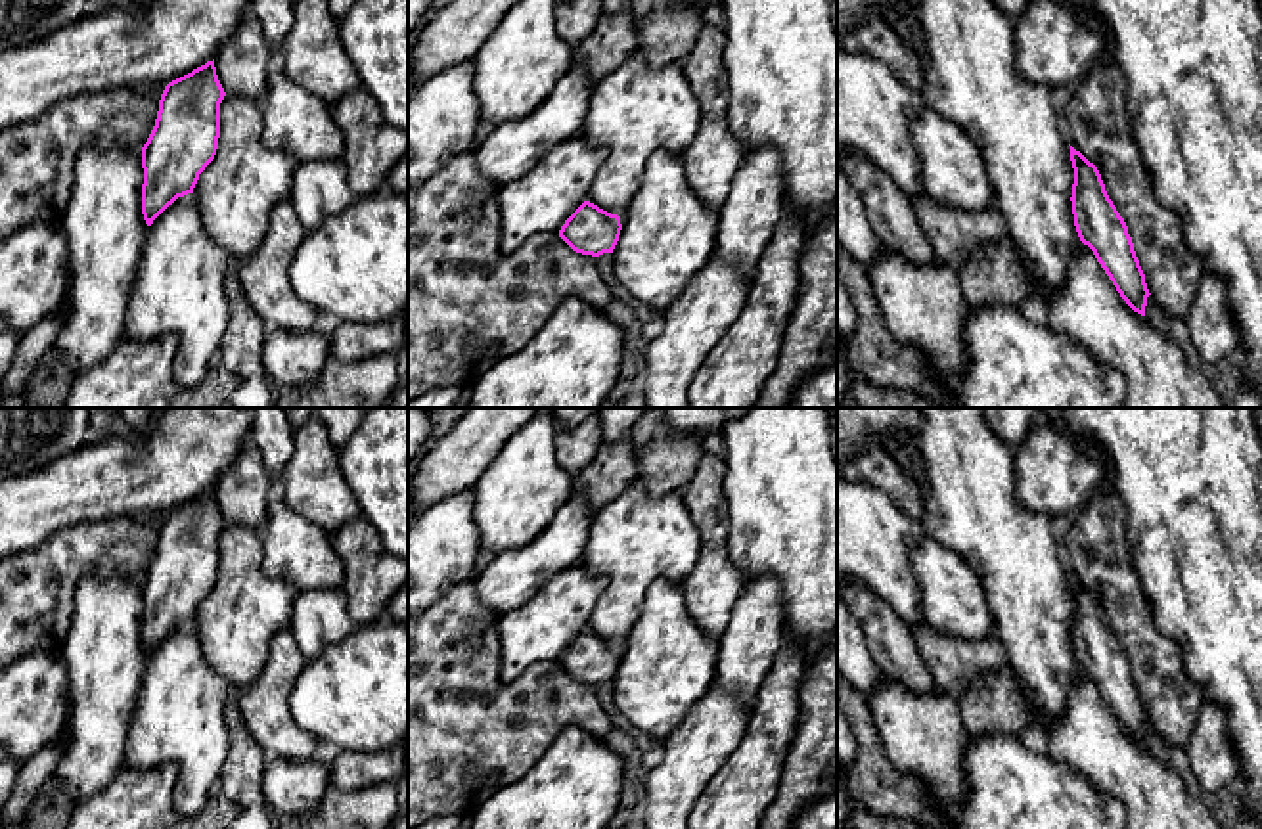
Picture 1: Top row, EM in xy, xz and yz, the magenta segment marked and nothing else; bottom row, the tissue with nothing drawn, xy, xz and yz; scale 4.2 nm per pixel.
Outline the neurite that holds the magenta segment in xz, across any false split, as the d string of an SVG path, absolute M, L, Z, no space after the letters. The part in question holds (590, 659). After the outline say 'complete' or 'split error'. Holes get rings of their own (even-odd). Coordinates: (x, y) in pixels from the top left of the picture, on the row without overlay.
M575 563L546 580L527 603L500 615L500 680L509 683L530 664L557 661L576 682L613 682L620 645L588 630L605 588L605 578Z; split error

